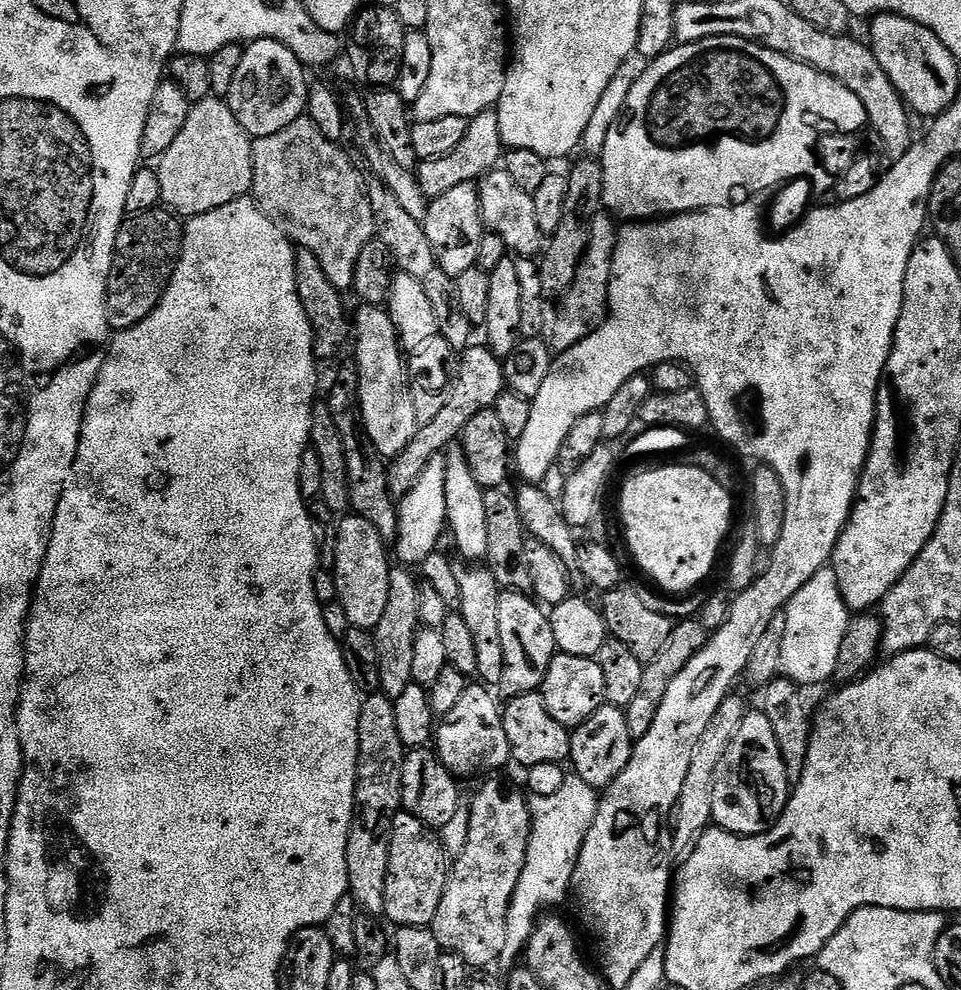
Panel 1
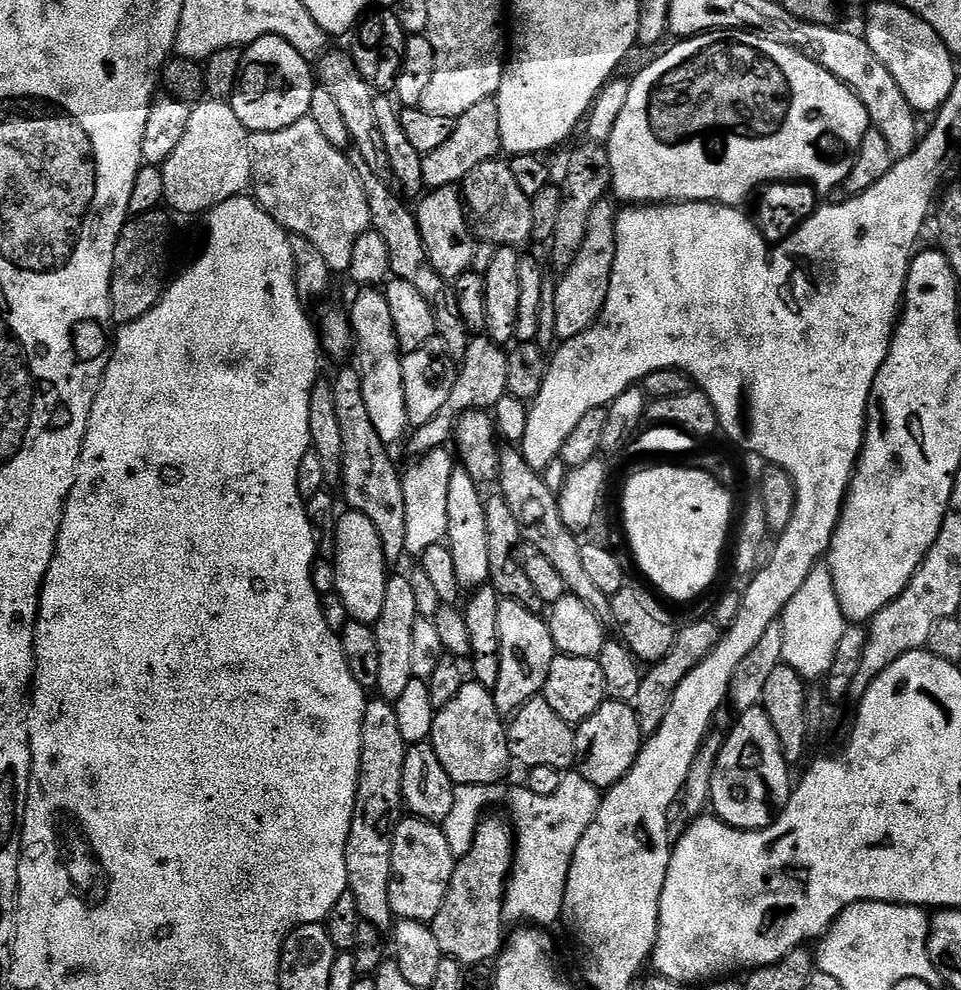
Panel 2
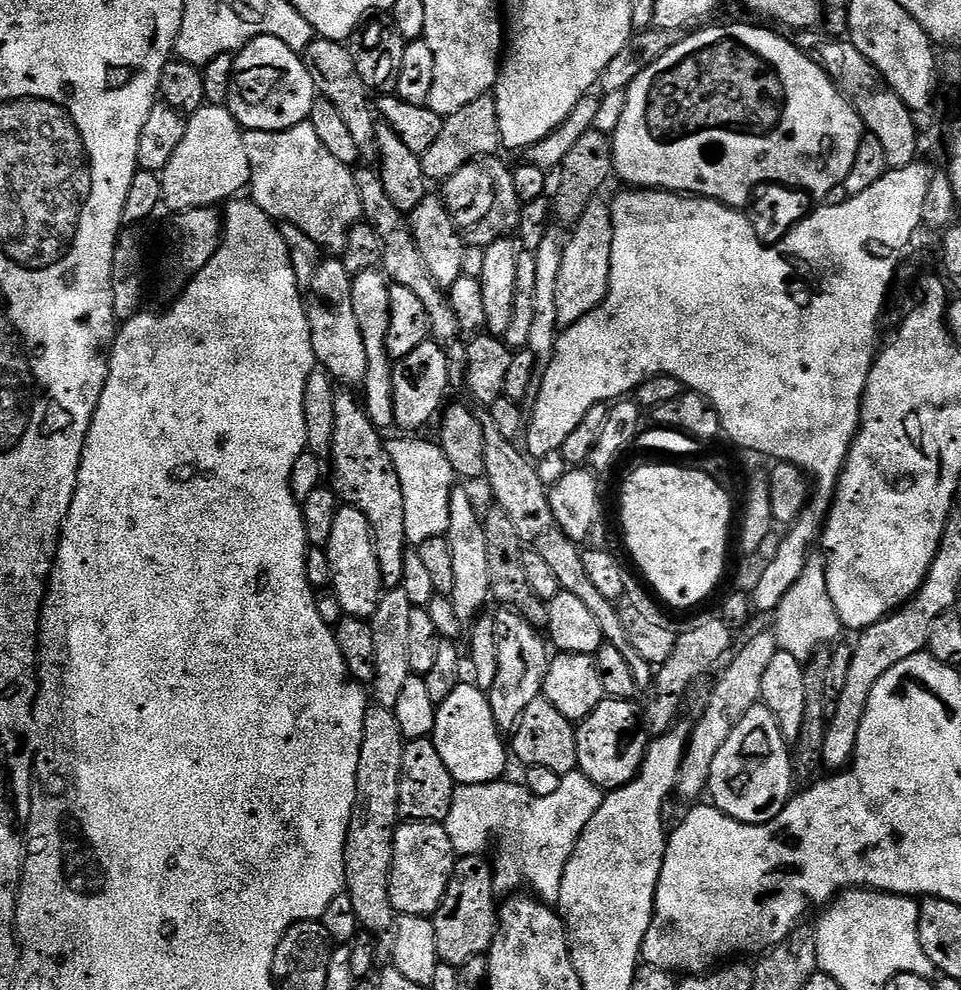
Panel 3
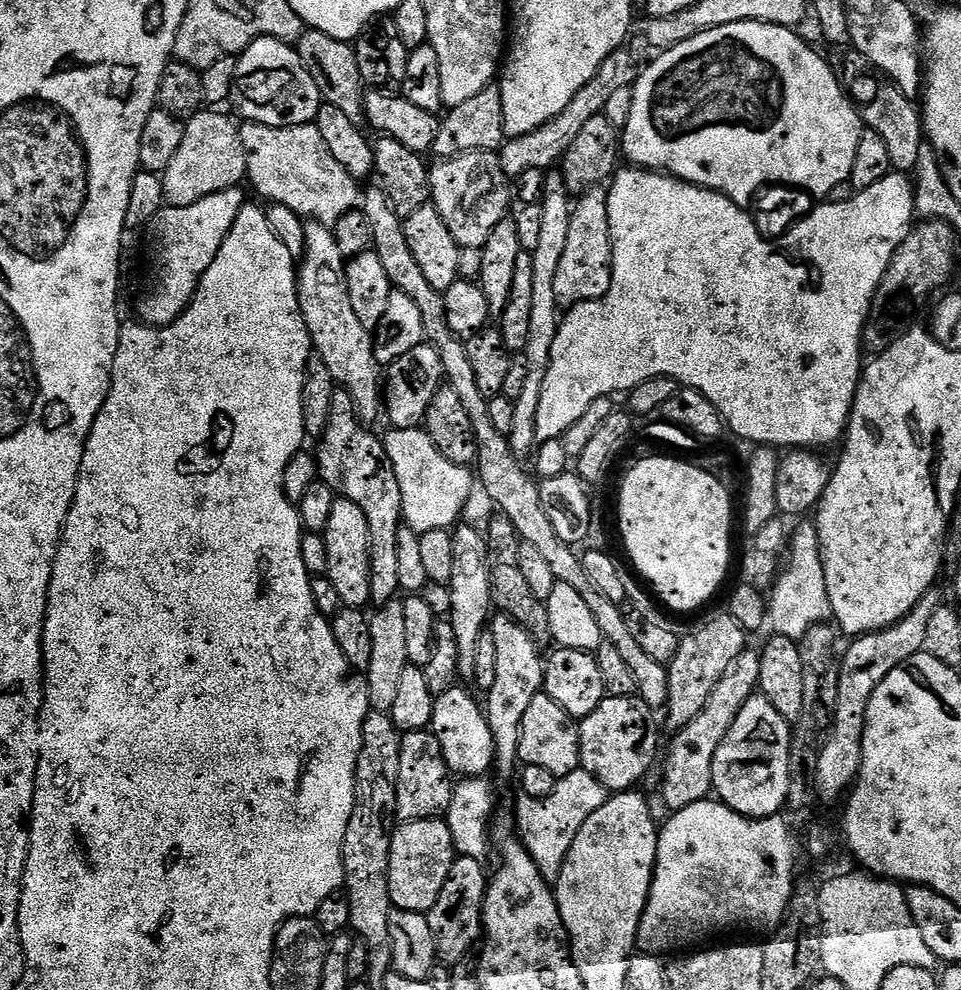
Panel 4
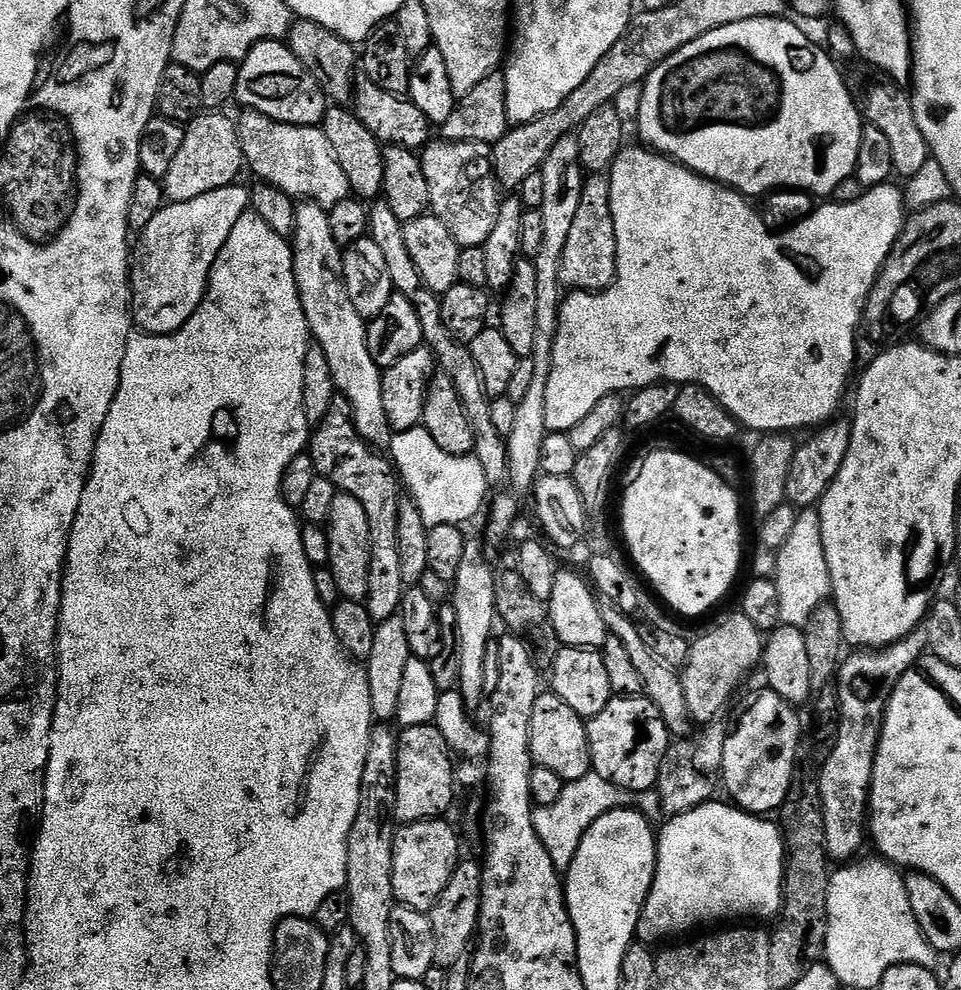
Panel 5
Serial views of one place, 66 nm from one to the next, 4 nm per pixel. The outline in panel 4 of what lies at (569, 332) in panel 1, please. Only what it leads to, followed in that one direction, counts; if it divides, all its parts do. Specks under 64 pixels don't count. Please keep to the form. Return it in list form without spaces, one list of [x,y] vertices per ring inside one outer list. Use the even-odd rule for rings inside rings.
[[[591,188],[575,201],[566,251],[558,262],[558,274],[554,278],[554,295],[561,309],[567,310],[605,296],[612,285],[612,235],[610,234],[610,210],[608,188]]]

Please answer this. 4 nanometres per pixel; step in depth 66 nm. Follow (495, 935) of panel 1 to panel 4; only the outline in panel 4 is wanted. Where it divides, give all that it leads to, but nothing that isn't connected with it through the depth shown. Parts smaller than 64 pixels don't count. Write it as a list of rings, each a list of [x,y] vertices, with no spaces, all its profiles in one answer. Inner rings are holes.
[[[457,855],[456,861],[450,866],[450,874],[446,874],[446,886],[442,886],[442,894],[438,894],[438,902],[426,914],[430,922],[430,934],[434,934],[436,959],[439,963],[457,966],[468,956],[472,947],[481,943],[484,935],[484,899],[488,893],[489,873],[484,873],[485,865],[474,858]]]

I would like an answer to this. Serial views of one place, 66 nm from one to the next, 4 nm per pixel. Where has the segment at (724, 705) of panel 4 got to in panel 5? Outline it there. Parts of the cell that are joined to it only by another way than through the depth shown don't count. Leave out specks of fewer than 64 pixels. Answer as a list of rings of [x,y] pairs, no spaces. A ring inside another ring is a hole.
[[[713,722],[695,734],[669,743],[666,758],[662,760],[658,794],[662,798],[662,810],[665,817],[681,816],[698,806],[709,803],[718,792],[718,781],[721,779],[720,767],[724,753],[725,729]]]

